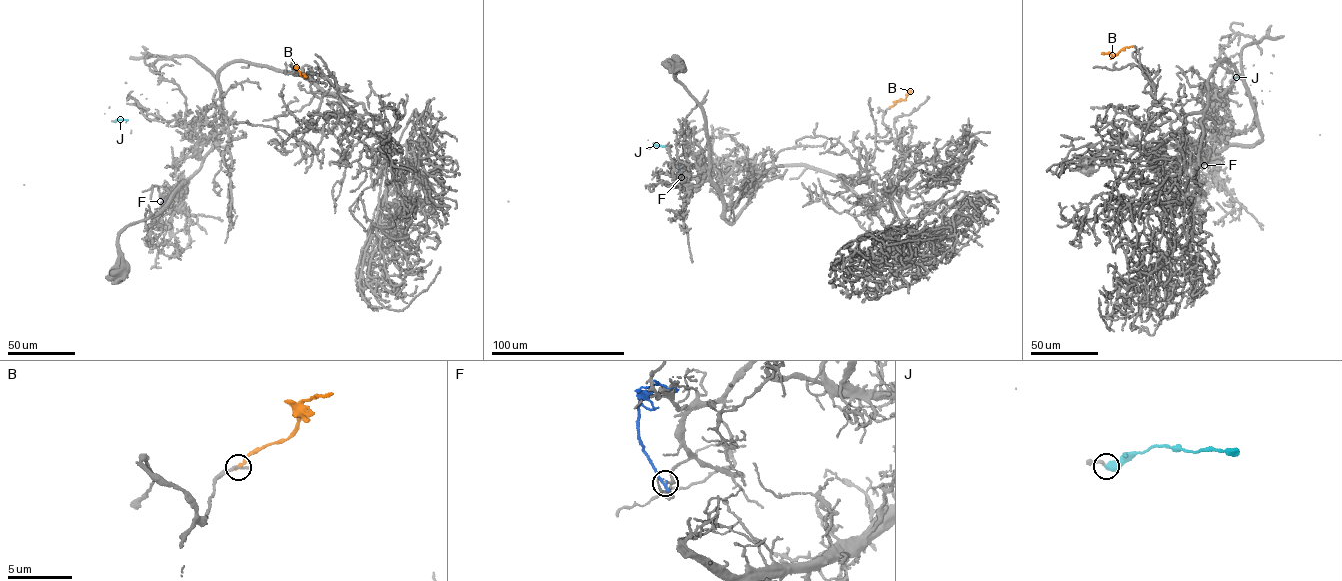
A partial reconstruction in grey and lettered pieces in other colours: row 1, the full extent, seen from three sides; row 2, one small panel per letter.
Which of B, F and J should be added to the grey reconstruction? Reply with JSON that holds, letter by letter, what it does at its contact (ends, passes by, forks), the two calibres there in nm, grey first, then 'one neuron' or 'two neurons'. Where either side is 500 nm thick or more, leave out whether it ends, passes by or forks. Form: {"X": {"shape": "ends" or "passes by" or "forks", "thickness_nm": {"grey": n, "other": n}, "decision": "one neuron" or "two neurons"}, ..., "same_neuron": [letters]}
{"B": {"shape": "ends", "thickness_nm": {"grey": 280, "other": 260}, "decision": "two neurons"}, "F": {"shape": "ends", "thickness_nm": {"grey": 150, "other": 280}, "decision": "two neurons"}, "J": {"thickness_nm": {"grey": 260, "other": 550}, "decision": "one neuron"}, "same_neuron": ["J"]}

